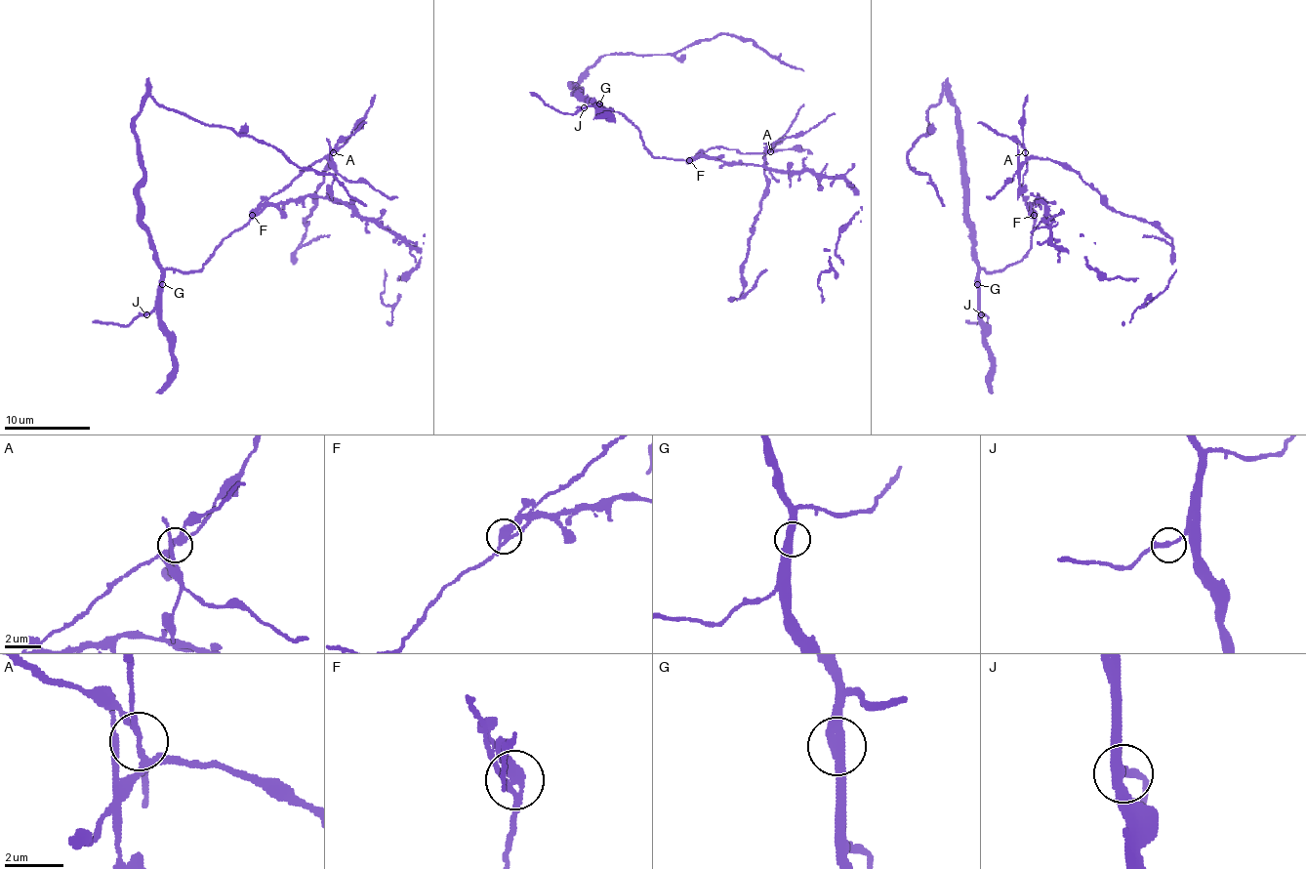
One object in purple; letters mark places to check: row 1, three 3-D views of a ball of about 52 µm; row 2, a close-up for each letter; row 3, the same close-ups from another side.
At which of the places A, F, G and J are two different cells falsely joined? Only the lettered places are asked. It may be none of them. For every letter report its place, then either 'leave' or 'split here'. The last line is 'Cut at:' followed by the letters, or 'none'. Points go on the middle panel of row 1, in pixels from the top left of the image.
A: at (770, 151); split here
F: at (689, 160); split here
G: at (599, 103); leave
J: at (584, 107); leave
Cut at: A, F

